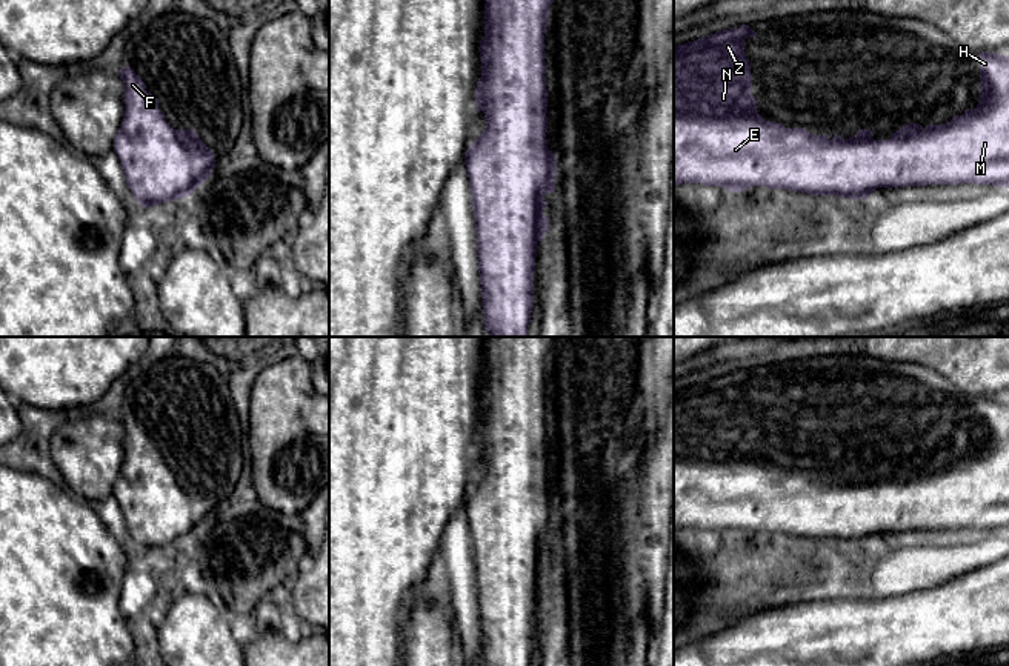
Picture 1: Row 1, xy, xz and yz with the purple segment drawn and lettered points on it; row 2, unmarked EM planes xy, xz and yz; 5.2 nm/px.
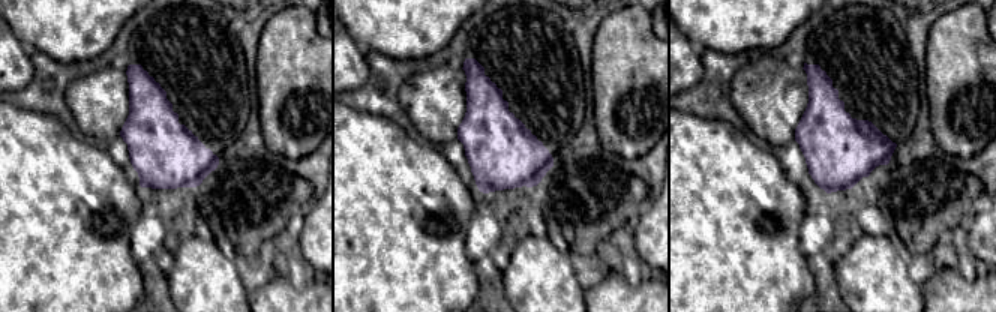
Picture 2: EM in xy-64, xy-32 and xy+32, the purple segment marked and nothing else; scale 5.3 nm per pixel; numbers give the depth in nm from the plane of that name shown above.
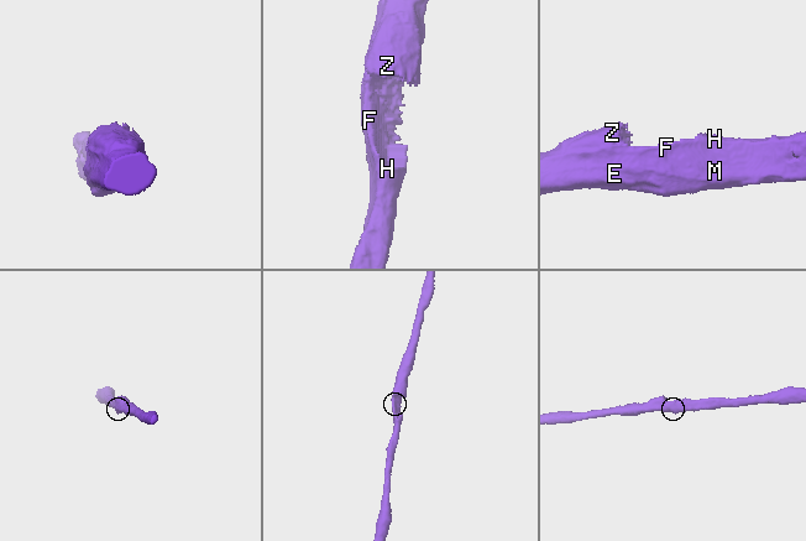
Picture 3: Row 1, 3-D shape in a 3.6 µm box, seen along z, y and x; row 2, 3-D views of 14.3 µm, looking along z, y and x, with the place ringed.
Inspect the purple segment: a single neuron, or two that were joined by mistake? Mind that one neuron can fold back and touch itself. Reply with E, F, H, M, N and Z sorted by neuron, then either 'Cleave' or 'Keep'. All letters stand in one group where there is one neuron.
Groups: E F H M N Z. Keep

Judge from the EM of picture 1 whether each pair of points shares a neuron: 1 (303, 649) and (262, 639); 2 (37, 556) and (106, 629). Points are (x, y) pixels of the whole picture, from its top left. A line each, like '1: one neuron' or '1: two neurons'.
1: one neuron
2: one neuron

